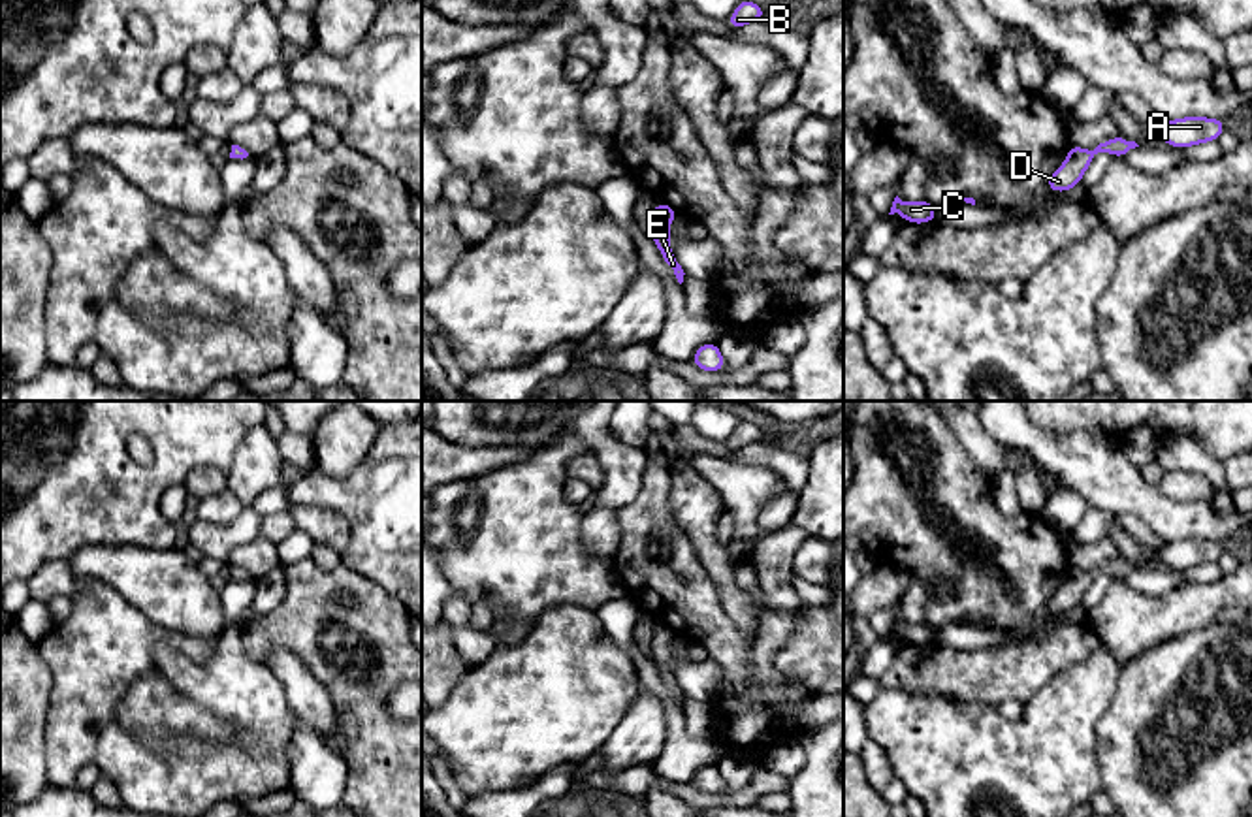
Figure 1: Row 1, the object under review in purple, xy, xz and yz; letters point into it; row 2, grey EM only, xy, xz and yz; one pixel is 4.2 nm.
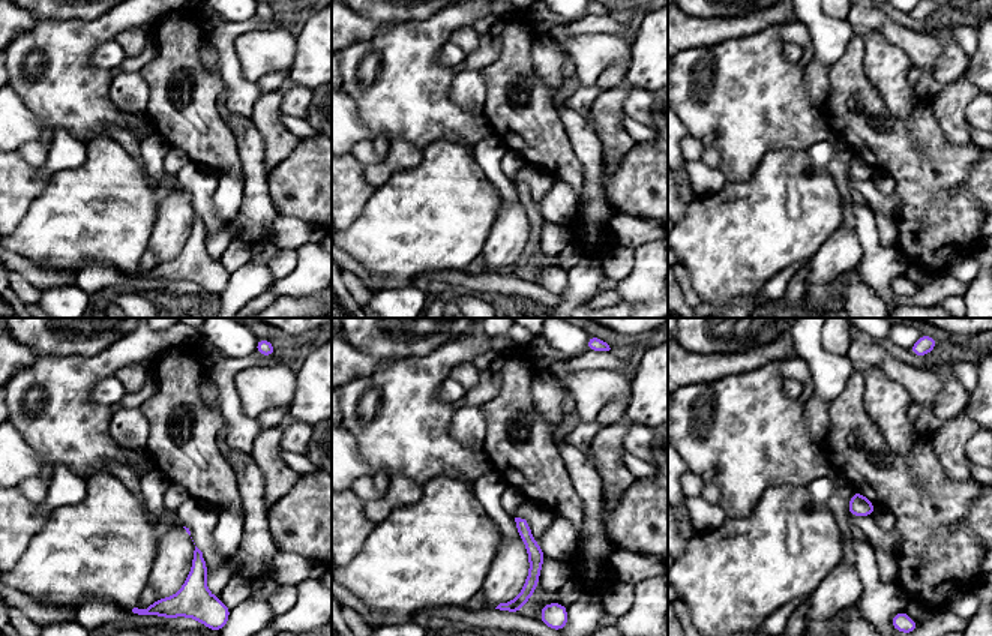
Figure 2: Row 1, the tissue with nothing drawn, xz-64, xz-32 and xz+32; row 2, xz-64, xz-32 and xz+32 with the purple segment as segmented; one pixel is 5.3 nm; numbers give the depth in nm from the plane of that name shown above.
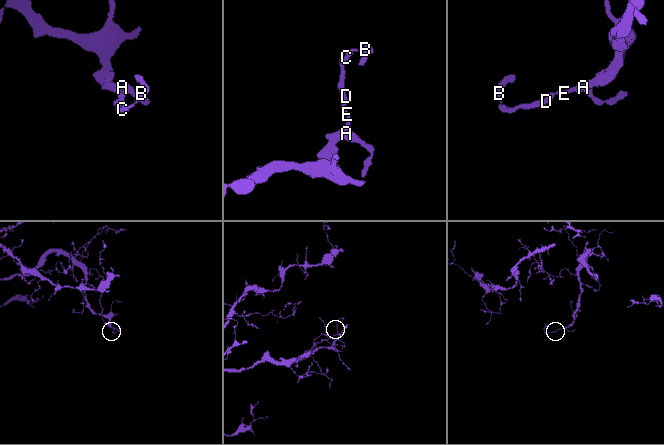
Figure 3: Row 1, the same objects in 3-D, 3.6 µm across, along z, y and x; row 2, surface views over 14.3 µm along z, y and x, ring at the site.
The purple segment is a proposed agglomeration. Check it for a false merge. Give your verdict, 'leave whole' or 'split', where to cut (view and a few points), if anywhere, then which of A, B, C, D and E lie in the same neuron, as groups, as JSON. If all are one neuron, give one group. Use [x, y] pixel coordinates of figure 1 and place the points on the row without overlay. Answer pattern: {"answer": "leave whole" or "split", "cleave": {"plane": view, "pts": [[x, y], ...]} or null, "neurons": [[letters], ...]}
{"answer": "leave whole", "cleave": null, "neurons": [["A", "B", "C", "D", "E"]]}

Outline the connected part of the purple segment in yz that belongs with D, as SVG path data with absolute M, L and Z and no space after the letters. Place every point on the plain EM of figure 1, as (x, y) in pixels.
M1120 557L1100 565L1094 572L1071 567L1066 584L1049 599L1047 610L1054 614L1071 612L1083 602L1086 589L1098 574L1111 574L1124 580L1135 569L1139 569L1135 563Z

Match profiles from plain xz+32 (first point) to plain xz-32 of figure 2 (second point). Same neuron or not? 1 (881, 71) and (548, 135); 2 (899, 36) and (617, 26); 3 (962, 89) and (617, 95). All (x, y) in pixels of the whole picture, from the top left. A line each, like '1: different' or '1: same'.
1: different
2: different
3: same

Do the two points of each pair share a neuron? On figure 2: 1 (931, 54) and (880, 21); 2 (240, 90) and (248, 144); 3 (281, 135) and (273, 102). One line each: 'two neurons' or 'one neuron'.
1: one neuron
2: two neurons
3: one neuron

